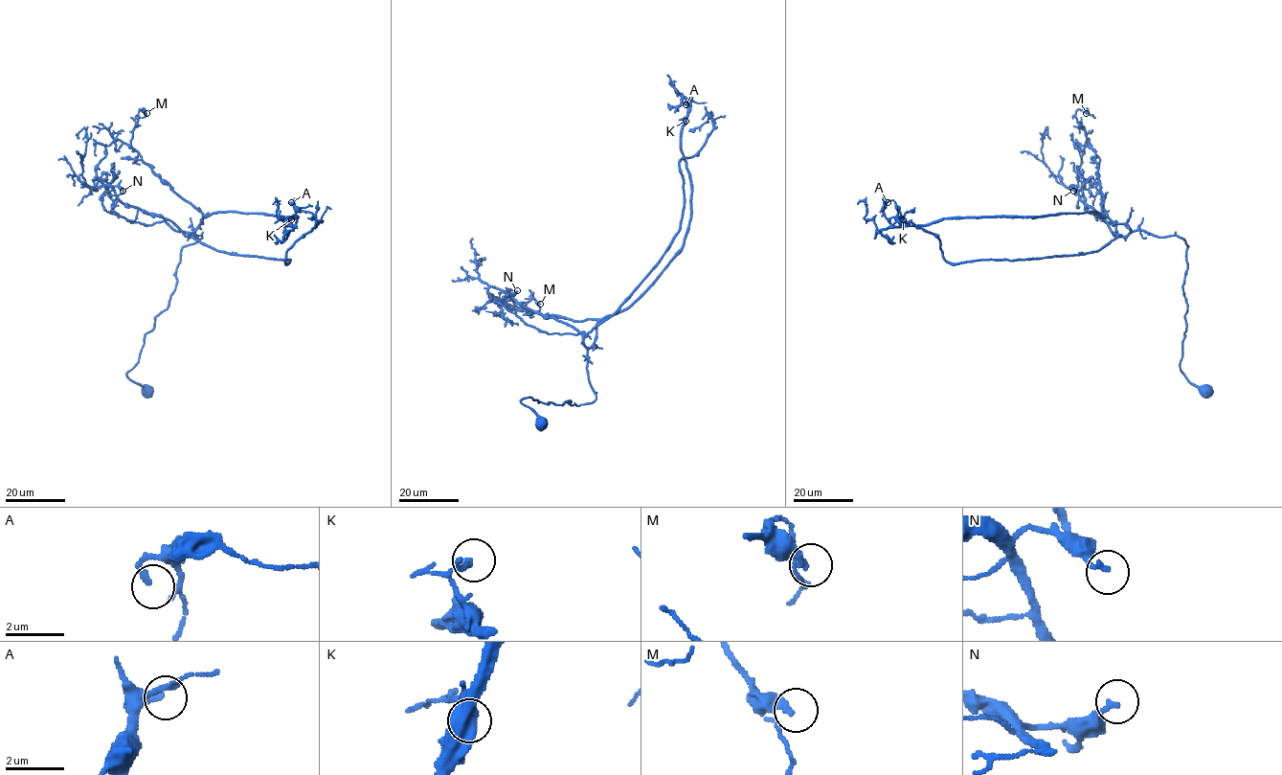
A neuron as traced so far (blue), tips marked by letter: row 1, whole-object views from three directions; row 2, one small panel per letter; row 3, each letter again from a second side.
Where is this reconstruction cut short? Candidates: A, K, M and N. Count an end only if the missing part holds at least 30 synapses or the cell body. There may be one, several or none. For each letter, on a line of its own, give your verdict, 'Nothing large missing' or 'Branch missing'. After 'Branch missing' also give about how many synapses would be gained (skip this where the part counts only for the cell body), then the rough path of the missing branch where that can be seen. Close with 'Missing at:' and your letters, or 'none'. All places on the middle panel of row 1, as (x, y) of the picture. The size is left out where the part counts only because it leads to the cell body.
A: Nothing large missing
K: Nothing large missing
M: Nothing large missing
N: Nothing large missing
Missing at: none

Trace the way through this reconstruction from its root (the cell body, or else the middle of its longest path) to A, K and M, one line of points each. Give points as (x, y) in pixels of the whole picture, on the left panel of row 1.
A: (145, 390), (126, 374), (202, 218), (263, 213), (298, 216), (294, 226), (291, 202)
K: (145, 390), (126, 374), (168, 307), (181, 249), (202, 237), (192, 235), (202, 218), (238, 212), (291, 219)
M: (145, 390), (126, 374), (203, 216), (131, 146), (146, 113)

